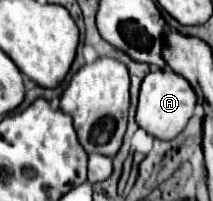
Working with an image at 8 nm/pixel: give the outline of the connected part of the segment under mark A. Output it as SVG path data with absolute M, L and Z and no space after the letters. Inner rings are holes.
M171 69L151 71L141 83L135 121L141 129L145 129L153 137L175 139L191 119L195 103L197 103L197 95L181 75L175 75Z

